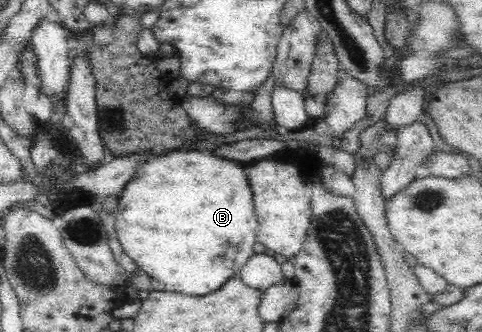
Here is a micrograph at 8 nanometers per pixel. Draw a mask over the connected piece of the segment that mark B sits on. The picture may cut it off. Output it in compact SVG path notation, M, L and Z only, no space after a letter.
M175 149L165 154L157 155L155 158L150 158L145 165L141 165L135 171L135 175L126 184L124 191L120 195L120 201L116 207L114 228L123 252L137 264L137 267L143 269L149 277L161 281L167 291L179 292L193 297L203 297L213 293L213 291L217 291L217 289L221 289L221 286L225 285L229 279L240 275L241 268L254 255L254 247L257 242L258 222L257 218L255 218L255 209L252 201L253 193L251 188L249 188L249 181L245 177L244 170L244 165L221 157L215 157L209 151L197 151L197 149Z

